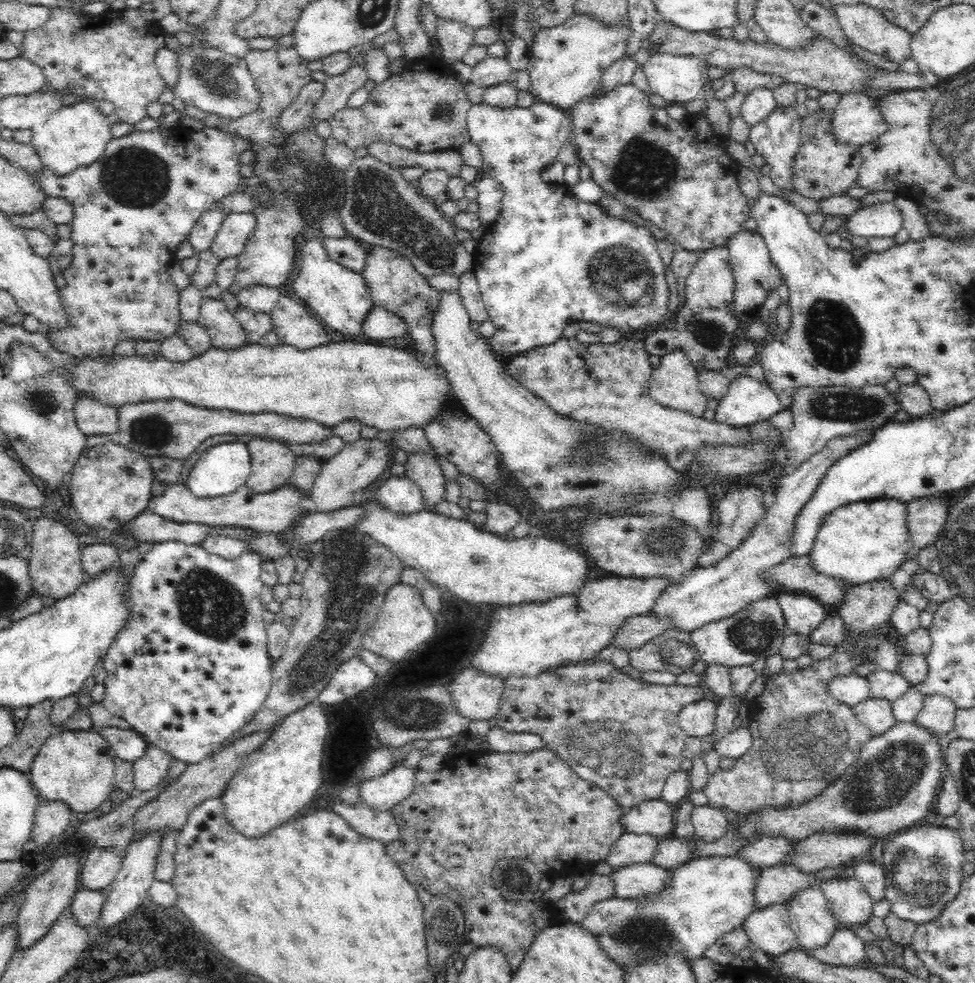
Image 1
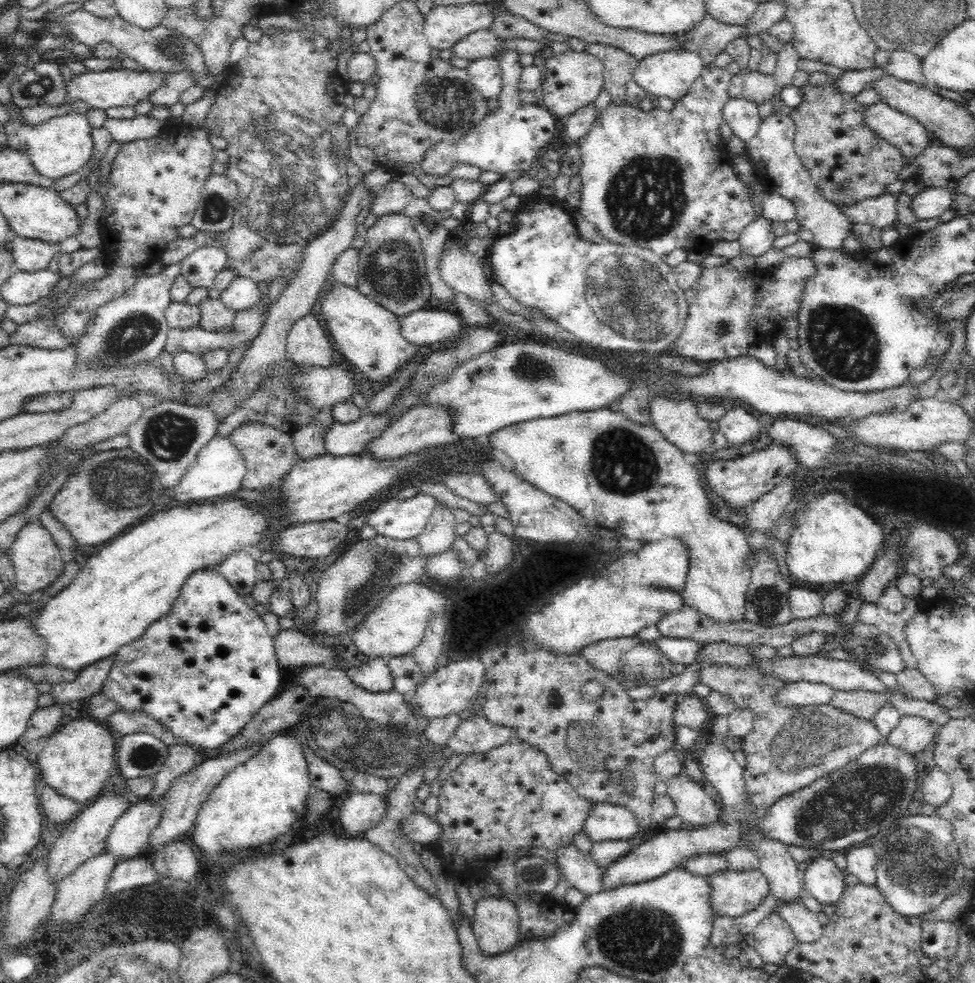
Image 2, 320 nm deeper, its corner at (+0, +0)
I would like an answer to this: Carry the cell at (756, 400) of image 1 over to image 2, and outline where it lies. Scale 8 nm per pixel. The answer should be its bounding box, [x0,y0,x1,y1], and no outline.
[719,407,762,448]

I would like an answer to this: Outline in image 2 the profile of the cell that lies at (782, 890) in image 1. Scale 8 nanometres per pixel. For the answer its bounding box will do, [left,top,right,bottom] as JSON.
[708,868,770,918]

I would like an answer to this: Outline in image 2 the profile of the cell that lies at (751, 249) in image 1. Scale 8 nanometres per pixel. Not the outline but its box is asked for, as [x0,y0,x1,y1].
[738,216,778,257]

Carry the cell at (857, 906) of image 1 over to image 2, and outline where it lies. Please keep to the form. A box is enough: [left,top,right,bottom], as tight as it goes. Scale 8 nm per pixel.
[800,857,847,905]

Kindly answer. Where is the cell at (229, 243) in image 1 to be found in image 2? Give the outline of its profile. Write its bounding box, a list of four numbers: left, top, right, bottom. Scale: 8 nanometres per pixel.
[180,248,228,288]

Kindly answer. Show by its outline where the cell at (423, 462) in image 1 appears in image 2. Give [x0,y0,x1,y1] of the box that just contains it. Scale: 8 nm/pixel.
[416,507,456,557]

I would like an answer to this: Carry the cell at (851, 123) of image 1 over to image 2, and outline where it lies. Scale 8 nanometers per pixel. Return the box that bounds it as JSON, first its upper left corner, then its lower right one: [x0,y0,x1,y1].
[863,103,930,158]

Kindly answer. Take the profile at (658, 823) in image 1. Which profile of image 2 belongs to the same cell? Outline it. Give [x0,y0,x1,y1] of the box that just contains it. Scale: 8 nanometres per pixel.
[582,803,640,843]

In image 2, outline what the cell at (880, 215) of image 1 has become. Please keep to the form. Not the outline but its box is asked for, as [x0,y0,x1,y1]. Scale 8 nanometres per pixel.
[912,186,954,219]

